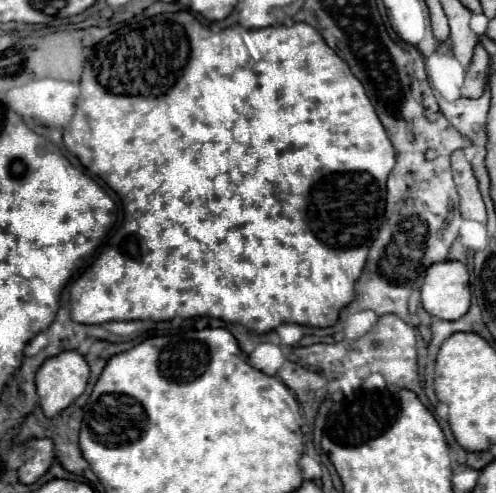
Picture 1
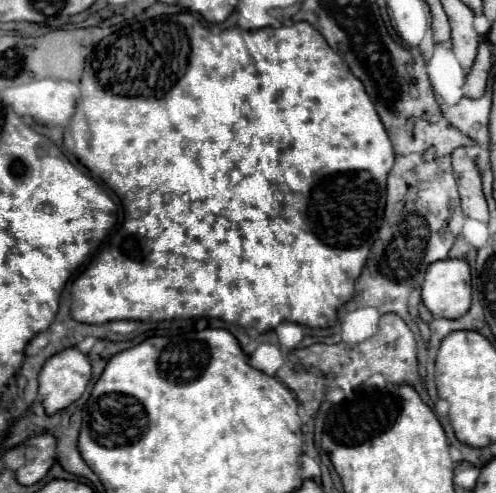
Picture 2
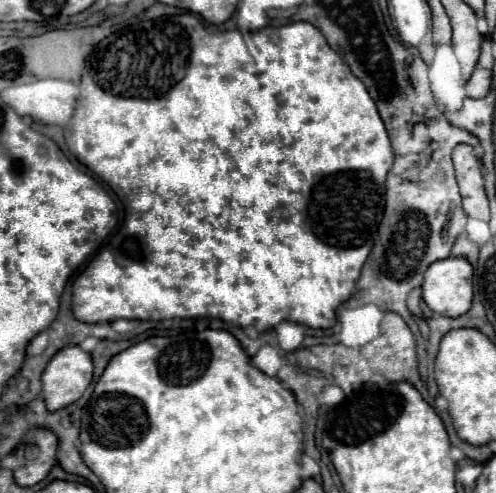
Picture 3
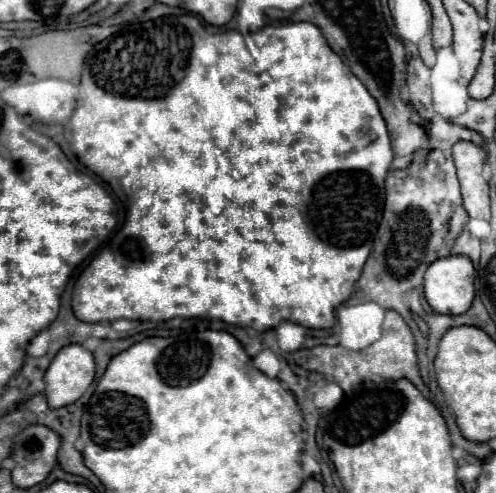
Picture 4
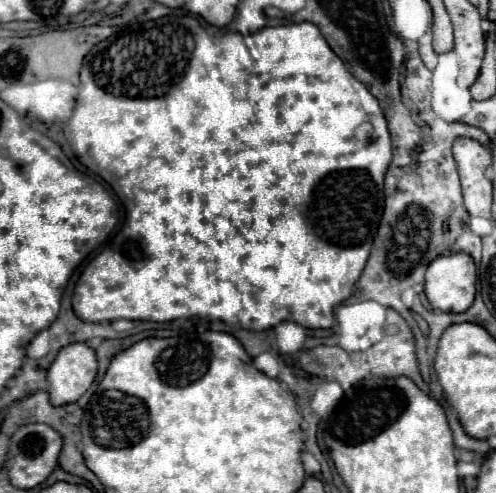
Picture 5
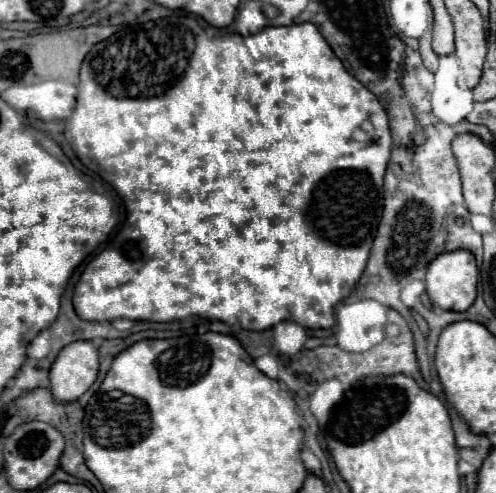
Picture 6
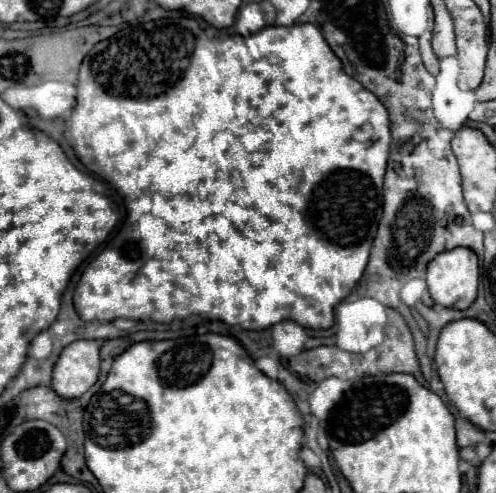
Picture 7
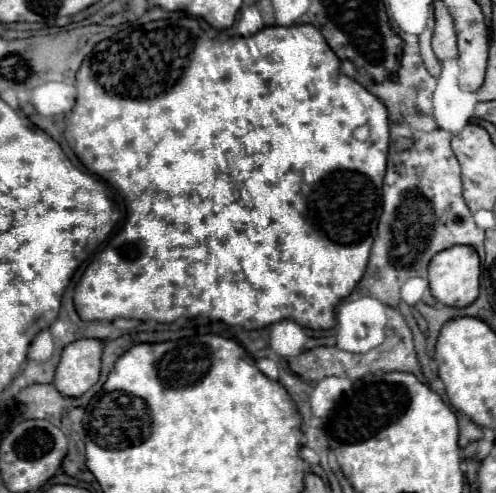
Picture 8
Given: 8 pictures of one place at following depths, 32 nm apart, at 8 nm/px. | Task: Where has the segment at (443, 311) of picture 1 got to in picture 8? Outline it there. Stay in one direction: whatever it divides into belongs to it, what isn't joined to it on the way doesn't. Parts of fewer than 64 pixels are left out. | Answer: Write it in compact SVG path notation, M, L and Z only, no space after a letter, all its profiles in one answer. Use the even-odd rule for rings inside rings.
M452 246L444 252L438 252L428 266L428 282L432 296L444 304L454 308L466 308L478 298L480 288L480 258L470 246Z

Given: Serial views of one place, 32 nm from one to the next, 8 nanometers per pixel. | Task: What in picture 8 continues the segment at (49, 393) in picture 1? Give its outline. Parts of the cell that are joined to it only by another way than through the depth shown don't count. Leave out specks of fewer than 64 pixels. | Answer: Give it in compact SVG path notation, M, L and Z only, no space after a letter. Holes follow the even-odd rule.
M94 338L68 344L60 356L54 376L54 388L62 396L78 398L88 392L100 376L102 342Z

